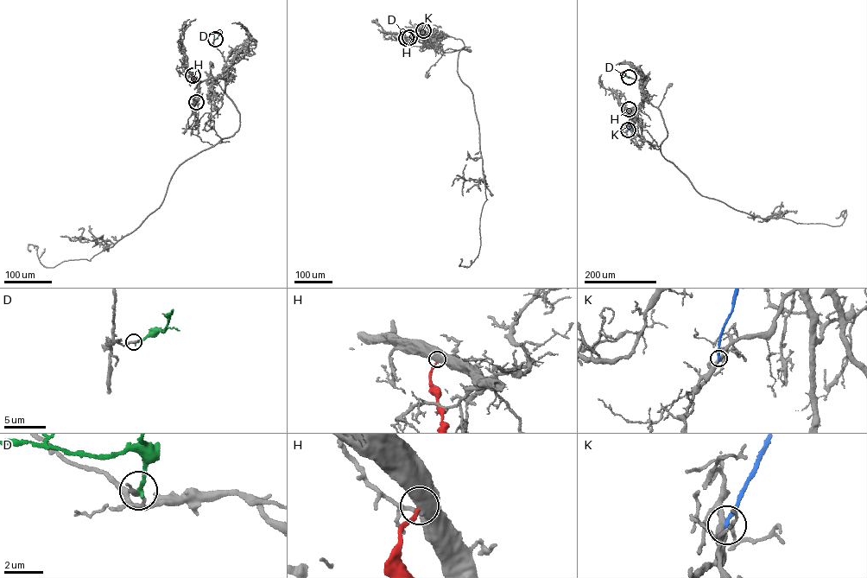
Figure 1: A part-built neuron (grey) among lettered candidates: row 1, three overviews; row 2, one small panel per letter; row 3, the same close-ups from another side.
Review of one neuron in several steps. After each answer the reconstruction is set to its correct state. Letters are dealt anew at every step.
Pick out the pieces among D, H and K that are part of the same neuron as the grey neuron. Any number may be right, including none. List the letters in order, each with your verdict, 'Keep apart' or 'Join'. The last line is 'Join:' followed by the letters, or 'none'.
D: Keep apart
H: Keep apart
K: Keep apart
Join: none

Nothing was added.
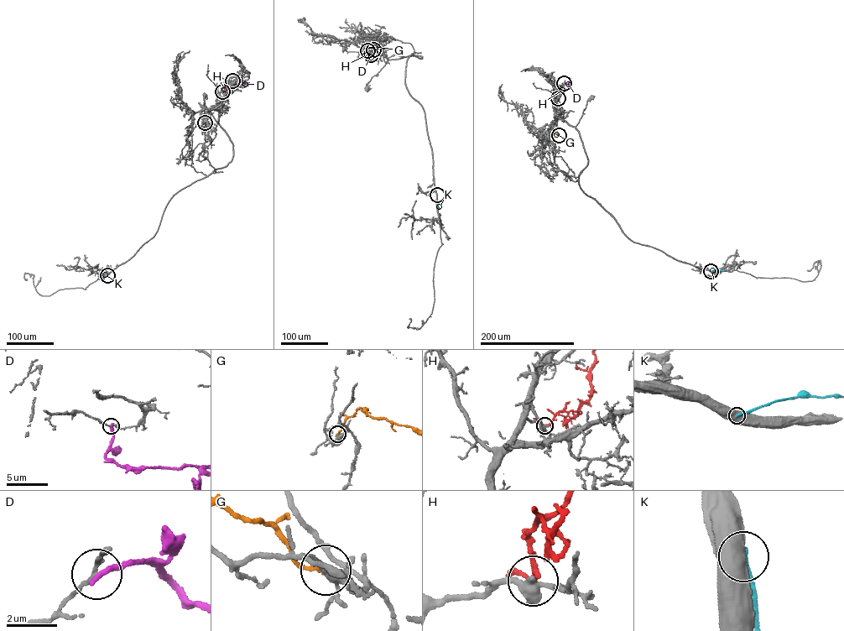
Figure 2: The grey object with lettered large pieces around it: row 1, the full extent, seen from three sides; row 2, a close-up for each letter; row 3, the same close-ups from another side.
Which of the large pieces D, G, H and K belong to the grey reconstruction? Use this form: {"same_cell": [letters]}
{"same_cell": []}

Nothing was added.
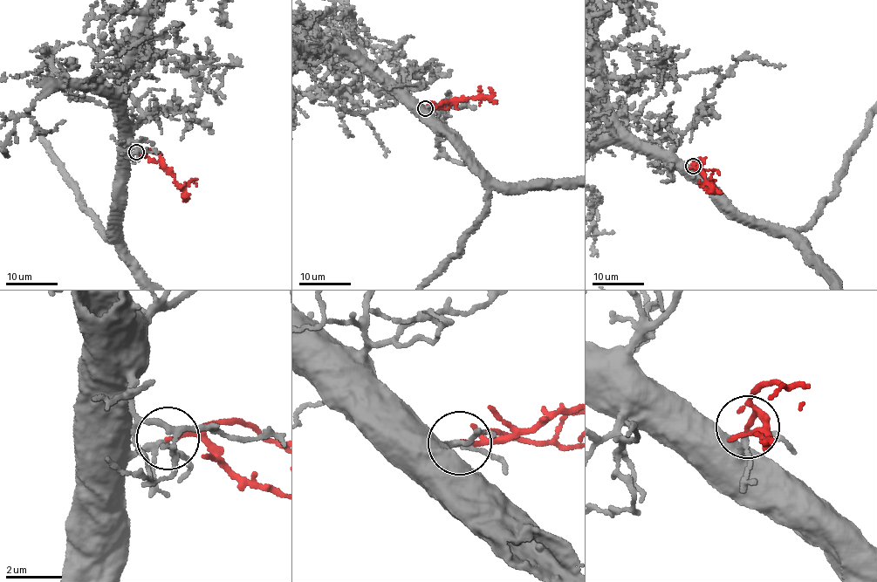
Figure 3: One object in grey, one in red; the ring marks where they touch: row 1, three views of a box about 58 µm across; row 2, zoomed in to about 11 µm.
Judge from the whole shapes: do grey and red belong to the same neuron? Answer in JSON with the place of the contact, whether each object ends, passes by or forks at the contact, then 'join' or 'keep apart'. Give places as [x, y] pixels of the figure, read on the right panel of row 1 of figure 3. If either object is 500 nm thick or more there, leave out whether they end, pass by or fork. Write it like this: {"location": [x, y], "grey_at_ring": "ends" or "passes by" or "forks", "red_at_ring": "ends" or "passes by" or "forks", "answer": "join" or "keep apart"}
{"location": [693, 166], "grey_at_ring": "forks", "red_at_ring": "ends", "answer": "join"}

